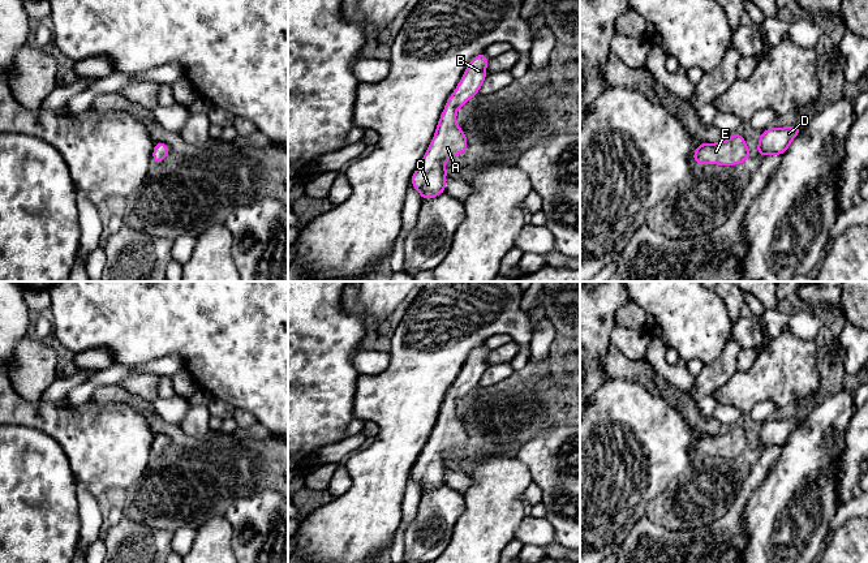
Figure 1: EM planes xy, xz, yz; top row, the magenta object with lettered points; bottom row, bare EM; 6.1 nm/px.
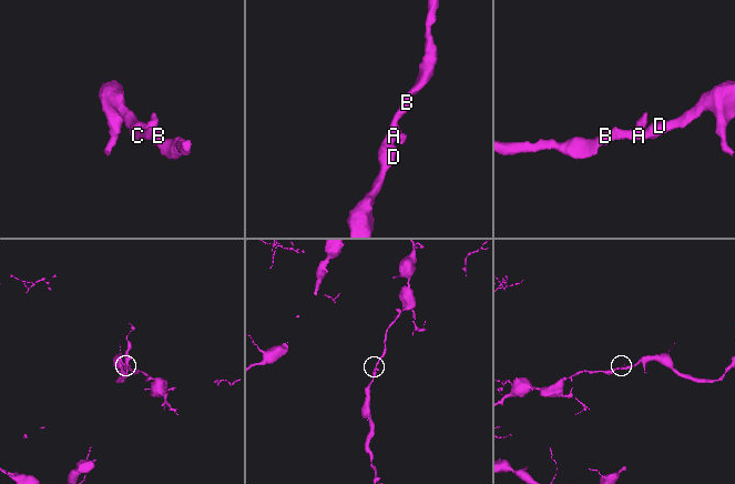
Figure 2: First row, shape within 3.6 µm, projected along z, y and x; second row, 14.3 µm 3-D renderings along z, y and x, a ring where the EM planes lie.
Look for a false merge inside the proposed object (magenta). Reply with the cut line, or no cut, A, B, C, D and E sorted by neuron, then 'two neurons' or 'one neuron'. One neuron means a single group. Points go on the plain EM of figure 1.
no cut; A B C D E; one neuron

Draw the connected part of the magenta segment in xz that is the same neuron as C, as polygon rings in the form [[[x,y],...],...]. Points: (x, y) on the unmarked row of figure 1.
[[[485,344],[472,351],[459,377],[447,391],[435,426],[411,470],[411,477],[418,482],[422,493],[446,484],[444,474],[448,461],[443,454],[468,442],[467,427],[456,416],[456,403],[480,384],[487,368],[487,354]]]

